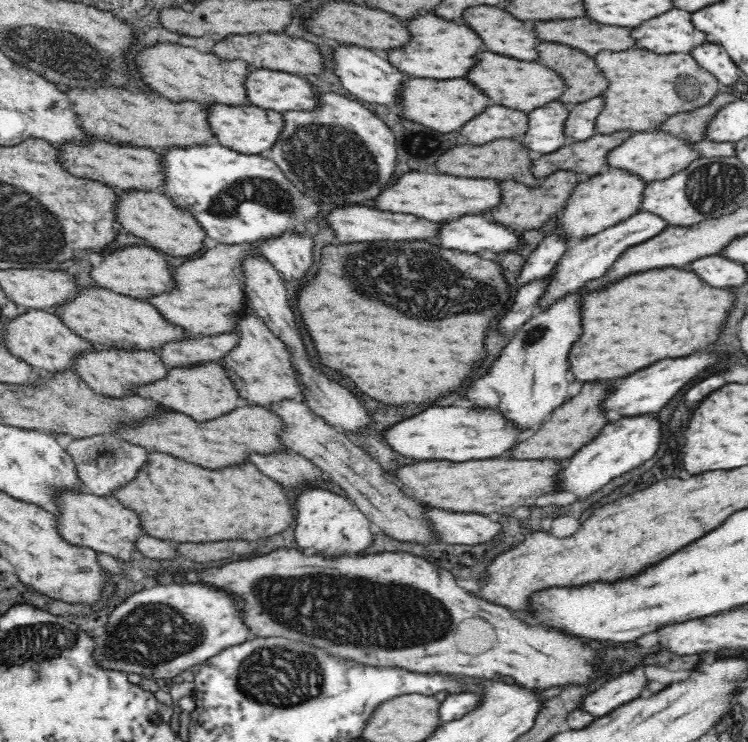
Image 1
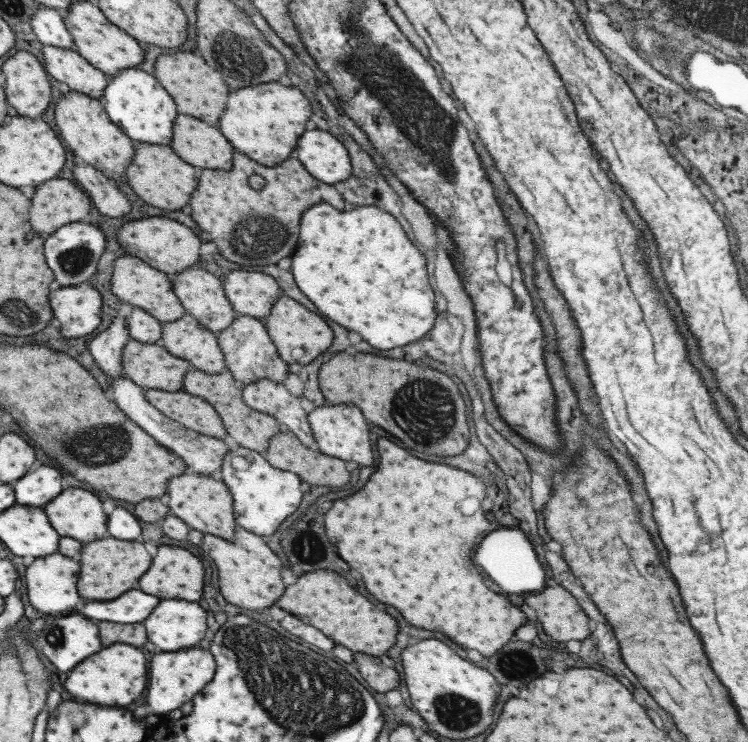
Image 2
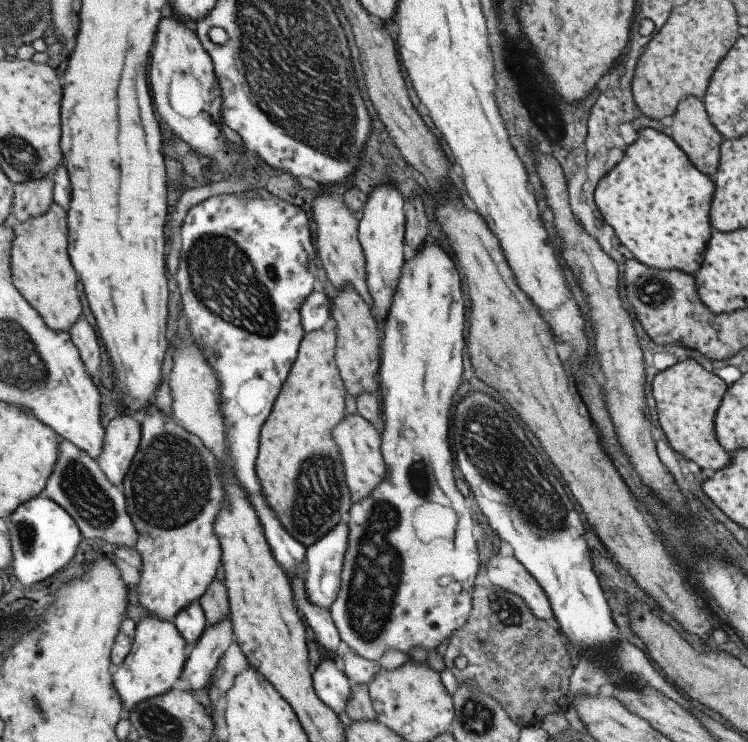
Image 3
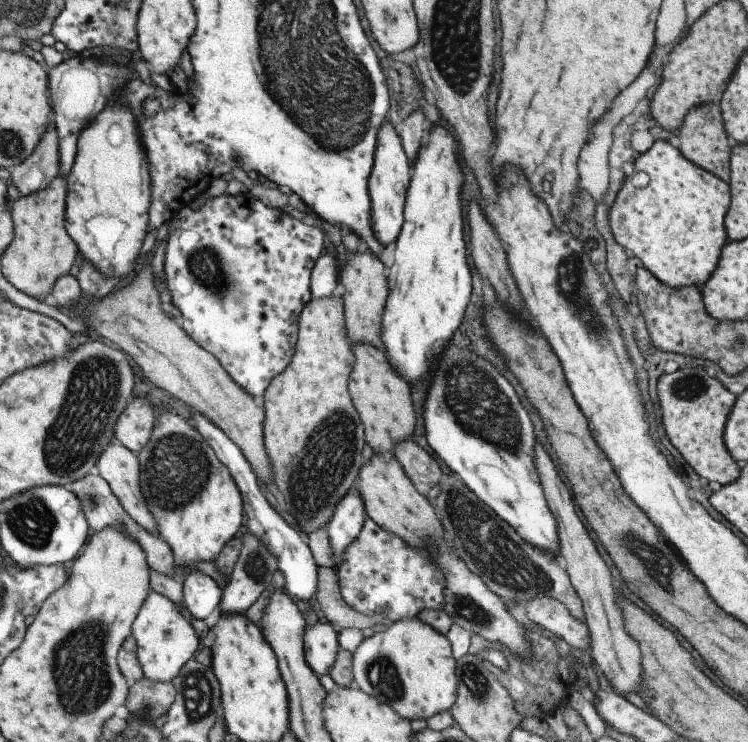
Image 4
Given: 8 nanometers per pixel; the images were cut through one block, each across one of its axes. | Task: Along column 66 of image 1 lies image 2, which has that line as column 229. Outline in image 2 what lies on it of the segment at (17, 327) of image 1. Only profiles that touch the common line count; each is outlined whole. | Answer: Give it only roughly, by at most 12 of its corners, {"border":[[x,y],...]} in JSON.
{"border":[[237,315],[216,334],[239,385],[285,380],[263,320]]}

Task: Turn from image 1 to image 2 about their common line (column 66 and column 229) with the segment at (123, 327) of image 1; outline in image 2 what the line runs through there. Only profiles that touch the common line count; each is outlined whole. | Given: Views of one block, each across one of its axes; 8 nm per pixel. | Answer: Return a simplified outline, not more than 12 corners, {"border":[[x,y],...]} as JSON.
{"border":[[199,266],[169,275],[185,312],[211,333],[237,316]]}

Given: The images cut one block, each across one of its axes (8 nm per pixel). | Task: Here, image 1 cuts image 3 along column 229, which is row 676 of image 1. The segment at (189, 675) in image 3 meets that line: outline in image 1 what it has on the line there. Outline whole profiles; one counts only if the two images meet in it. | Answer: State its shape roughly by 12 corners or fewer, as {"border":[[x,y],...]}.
{"border":[[642,664],[586,692],[575,710],[595,718],[640,697]]}

